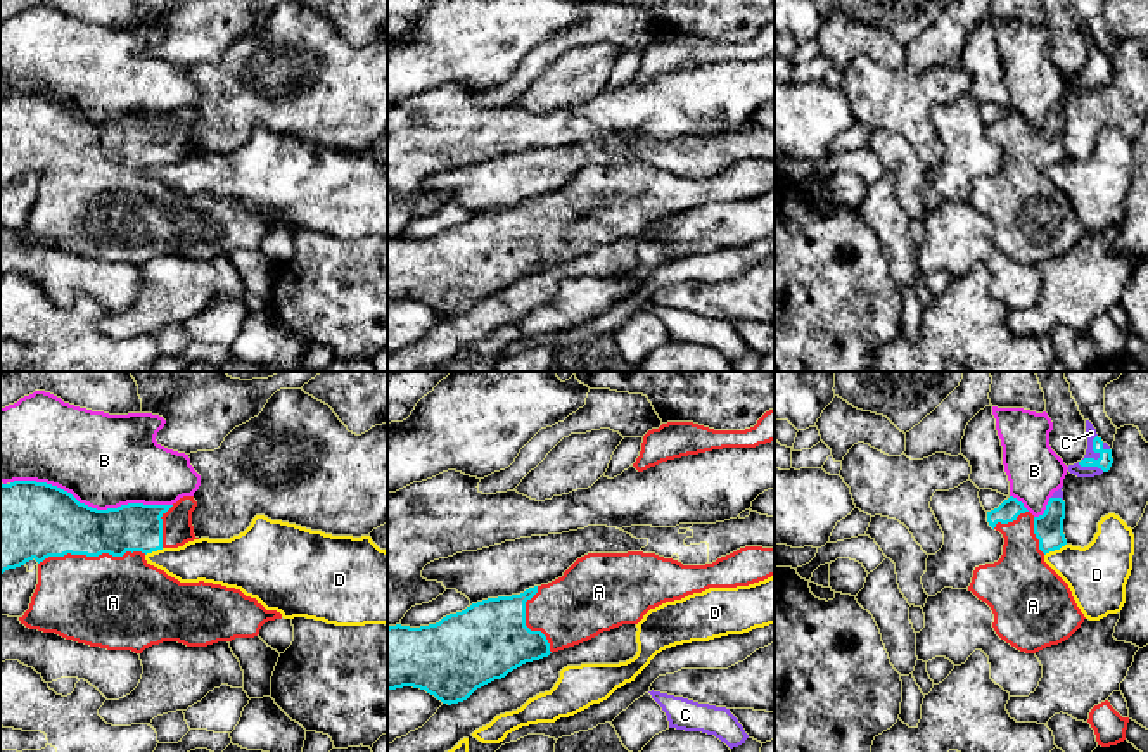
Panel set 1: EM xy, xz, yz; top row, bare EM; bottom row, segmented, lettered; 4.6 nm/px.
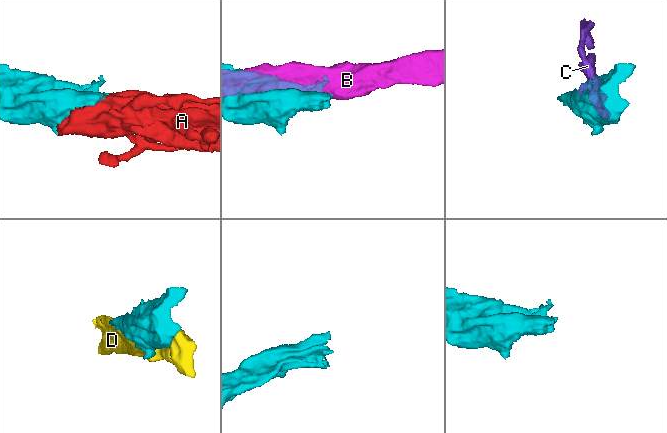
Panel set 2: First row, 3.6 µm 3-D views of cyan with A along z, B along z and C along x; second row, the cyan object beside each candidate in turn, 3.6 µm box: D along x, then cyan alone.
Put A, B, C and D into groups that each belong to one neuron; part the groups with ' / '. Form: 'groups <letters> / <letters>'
groups A C / B / D

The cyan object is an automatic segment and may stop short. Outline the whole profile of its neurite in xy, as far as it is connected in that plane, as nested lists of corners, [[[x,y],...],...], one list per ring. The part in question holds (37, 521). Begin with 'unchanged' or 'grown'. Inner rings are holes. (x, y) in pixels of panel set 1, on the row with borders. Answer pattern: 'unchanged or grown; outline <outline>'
grown; outline [[[14,481],[0,484],[0,574],[33,558],[38,562],[38,584],[29,609],[19,617],[21,624],[90,647],[131,650],[135,653],[163,641],[207,647],[218,641],[258,636],[265,622],[282,619],[282,614],[266,610],[256,598],[246,596],[235,588],[204,581],[180,583],[145,560],[147,553],[178,548],[199,539],[192,526],[195,507],[194,496],[183,496],[173,505],[128,503],[97,510],[47,482]]]

